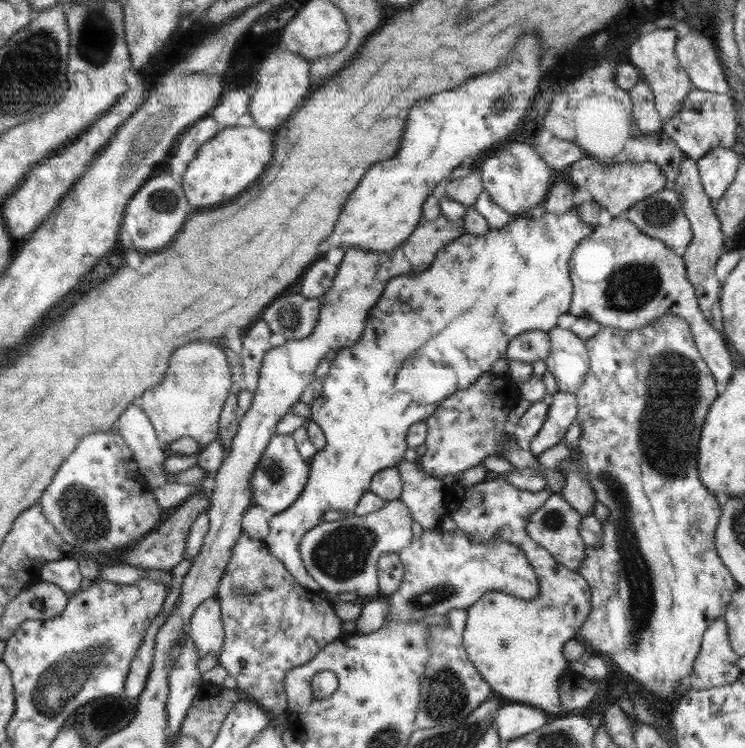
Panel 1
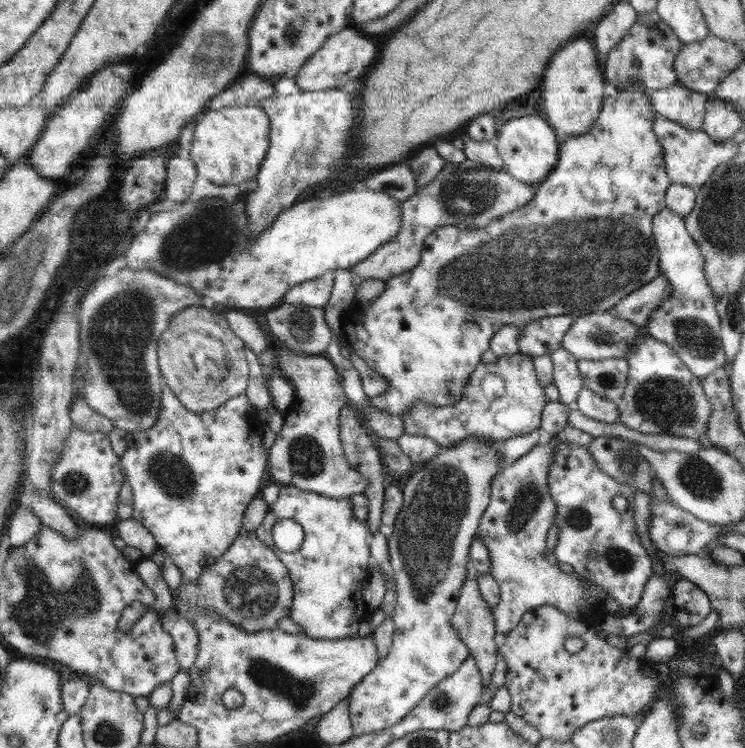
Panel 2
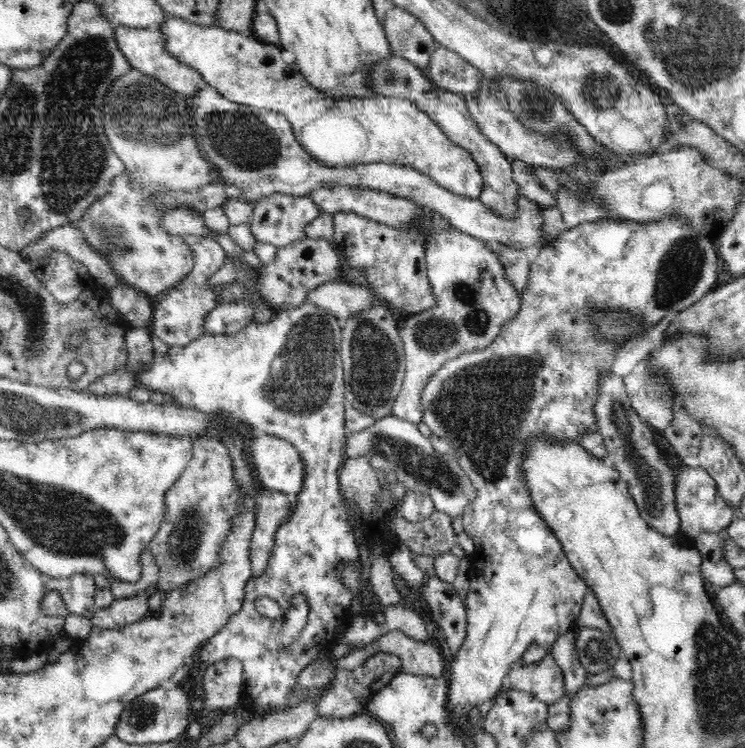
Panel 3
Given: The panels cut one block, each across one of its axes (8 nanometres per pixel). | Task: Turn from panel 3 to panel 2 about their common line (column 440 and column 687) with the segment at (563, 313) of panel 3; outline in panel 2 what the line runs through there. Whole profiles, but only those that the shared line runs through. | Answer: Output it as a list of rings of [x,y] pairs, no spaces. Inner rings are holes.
[[[643,333],[629,344],[629,349],[623,358],[627,360],[629,375],[627,376],[624,394],[617,402],[618,411],[620,411],[618,423],[644,434],[666,434],[690,438],[695,441],[699,441],[701,436],[705,436],[706,423],[710,419],[712,406],[706,398],[701,380],[695,377],[691,370],[688,370],[688,367],[681,361],[673,348]]]

